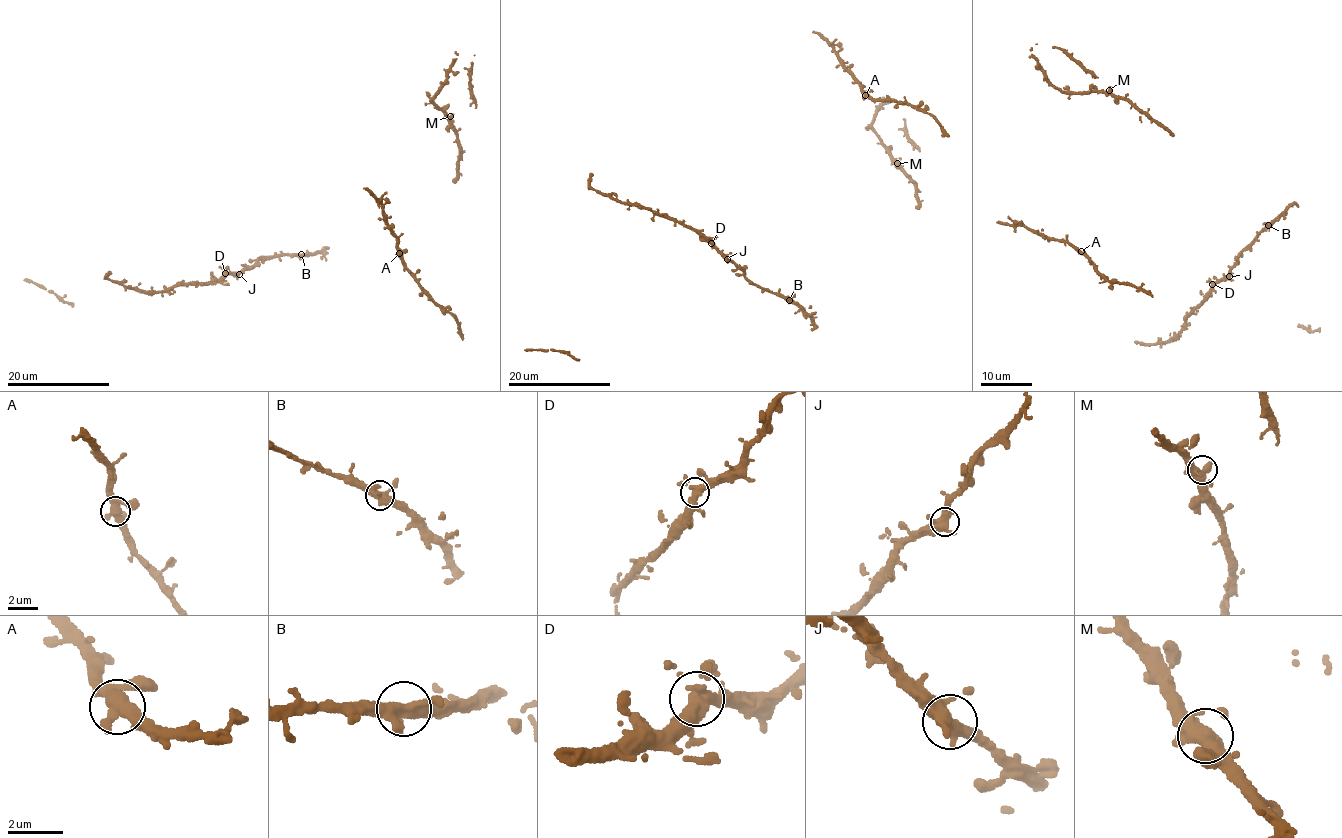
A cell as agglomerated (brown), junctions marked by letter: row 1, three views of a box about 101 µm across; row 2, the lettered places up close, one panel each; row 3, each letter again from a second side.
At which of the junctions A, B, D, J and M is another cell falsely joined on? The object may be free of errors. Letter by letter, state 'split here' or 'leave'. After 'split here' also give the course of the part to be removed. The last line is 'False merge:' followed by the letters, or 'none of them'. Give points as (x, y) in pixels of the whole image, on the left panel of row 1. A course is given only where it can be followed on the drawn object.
A: leave
B: leave
D: leave
J: leave
M: leave
False merge: none of them

